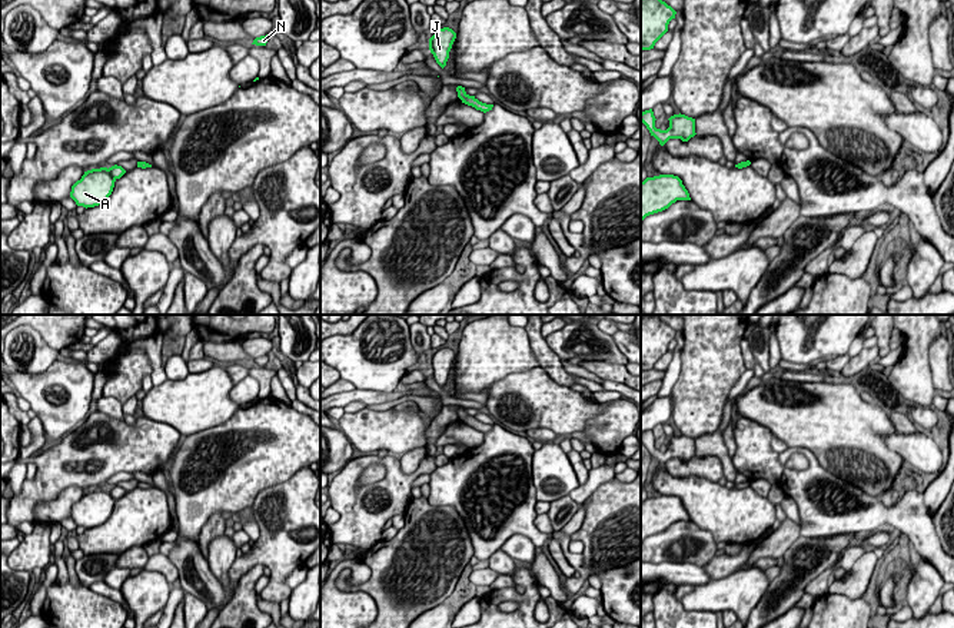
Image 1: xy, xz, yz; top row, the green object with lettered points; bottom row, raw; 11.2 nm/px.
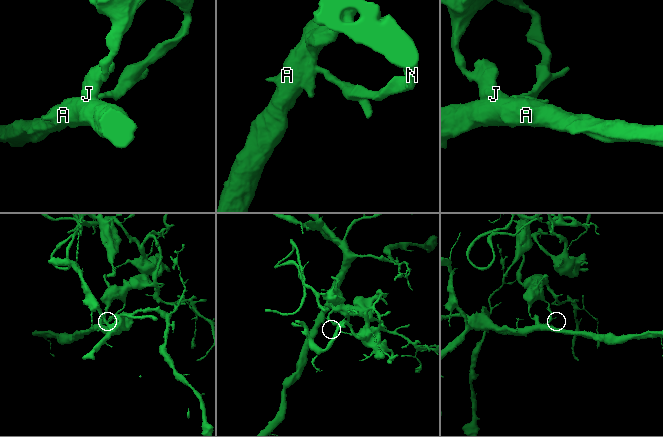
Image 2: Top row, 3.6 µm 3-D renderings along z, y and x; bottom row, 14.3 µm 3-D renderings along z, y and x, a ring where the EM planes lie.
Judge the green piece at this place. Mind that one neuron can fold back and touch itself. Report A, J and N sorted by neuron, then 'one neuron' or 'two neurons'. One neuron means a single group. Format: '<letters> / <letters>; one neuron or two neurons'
A / J N; two neurons

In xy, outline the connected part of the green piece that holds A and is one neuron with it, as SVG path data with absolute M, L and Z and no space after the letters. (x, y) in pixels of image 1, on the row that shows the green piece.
M107 167L87 170L72 186L70 197L86 209L99 206L112 195L114 182Z

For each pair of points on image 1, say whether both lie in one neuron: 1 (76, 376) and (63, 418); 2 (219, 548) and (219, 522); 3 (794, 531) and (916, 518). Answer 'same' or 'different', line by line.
1: same
2: different
3: different

